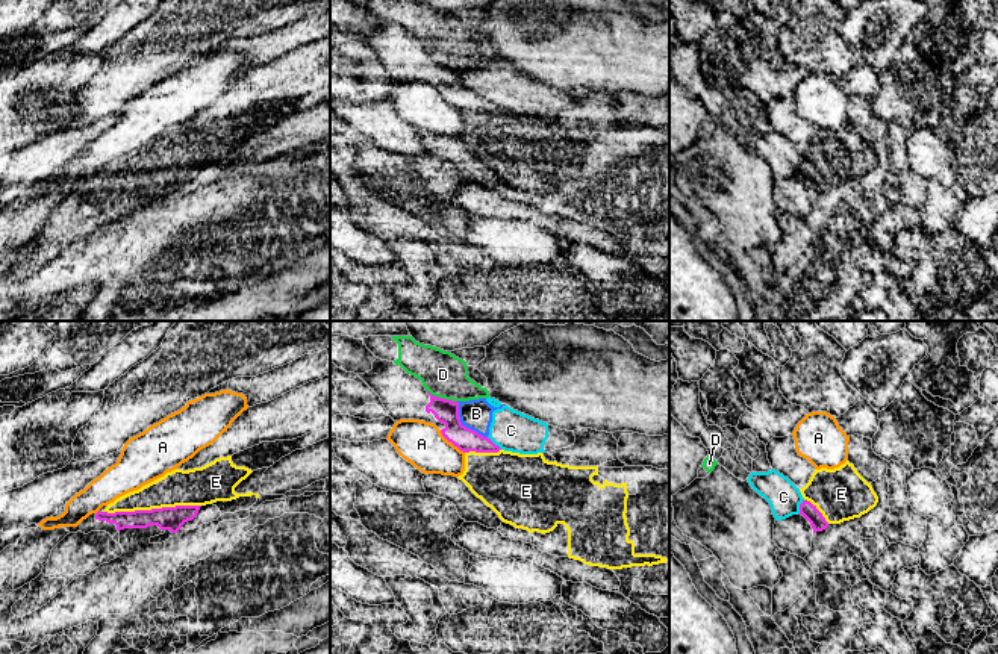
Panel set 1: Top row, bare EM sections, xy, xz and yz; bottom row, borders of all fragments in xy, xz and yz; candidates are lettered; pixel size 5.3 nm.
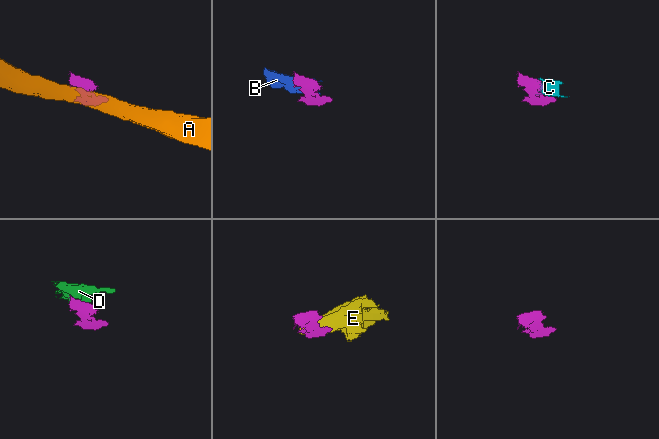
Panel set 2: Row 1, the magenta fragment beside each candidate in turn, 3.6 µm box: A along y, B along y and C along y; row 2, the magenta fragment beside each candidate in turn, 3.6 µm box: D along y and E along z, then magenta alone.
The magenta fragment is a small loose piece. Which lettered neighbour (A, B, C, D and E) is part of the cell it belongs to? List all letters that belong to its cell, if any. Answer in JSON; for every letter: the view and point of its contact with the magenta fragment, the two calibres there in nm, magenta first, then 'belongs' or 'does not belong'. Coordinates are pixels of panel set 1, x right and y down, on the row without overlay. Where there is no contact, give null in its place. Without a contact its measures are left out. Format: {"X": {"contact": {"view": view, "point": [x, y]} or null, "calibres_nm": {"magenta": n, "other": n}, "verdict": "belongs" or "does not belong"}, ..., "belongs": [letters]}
{"A": {"contact": {"view": "xz", "point": [452, 103]}, "calibres_nm": {"magenta": 130, "other": 240}, "verdict": "does not belong"}, "B": {"contact": {"view": "xz", "point": [464, 87]}, "calibres_nm": {"magenta": 130, "other": 160}, "verdict": "does not belong"}, "C": {"contact": {"view": "xz", "point": [494, 105]}, "calibres_nm": {"magenta": 120, "other": 220}, "verdict": "does not belong"}, "D": {"contact": {"view": "xz", "point": [442, 59]}, "calibres_nm": {"magenta": 130, "other": 240}, "verdict": "does not belong"}, "E": {"contact": {"view": "xy", "point": [152, 170]}, "calibres_nm": {"magenta": 130, "other": 190}, "verdict": "belongs"}, "belongs": ["E"]}

